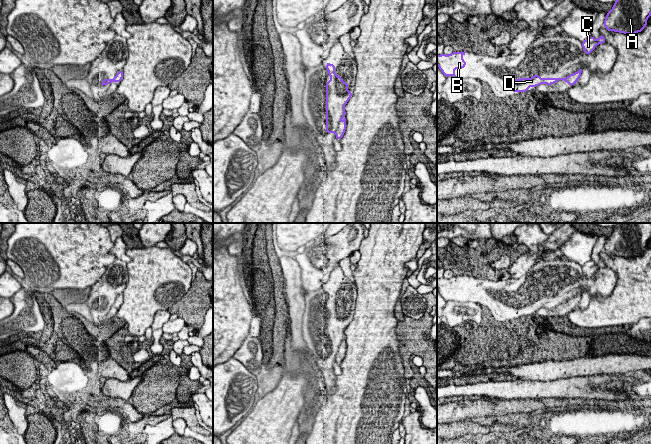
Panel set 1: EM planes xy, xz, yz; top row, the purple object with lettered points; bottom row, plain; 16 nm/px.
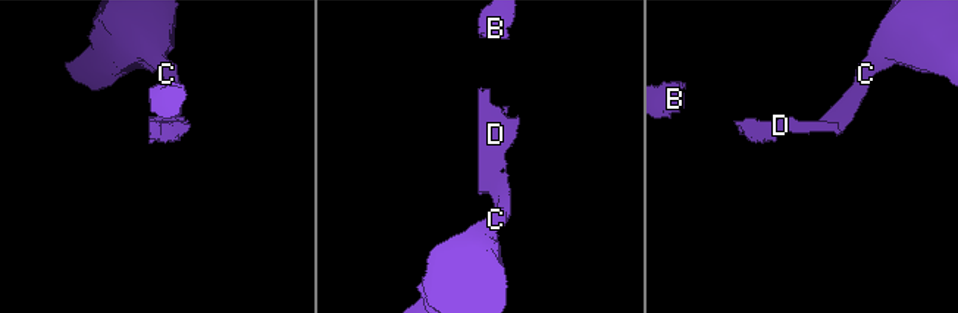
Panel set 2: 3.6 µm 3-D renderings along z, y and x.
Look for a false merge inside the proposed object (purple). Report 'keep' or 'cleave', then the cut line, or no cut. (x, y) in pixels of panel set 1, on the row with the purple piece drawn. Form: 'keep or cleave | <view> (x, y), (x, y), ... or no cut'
cleave | xz (339, 123), (335, 132)

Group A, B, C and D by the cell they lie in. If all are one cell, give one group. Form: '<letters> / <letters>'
A C / B D

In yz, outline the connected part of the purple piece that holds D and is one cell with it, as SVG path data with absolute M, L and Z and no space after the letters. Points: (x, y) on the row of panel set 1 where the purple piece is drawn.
M533 75L531 78L520 78L512 80L512 92L528 92L529 87L537 87L540 84L552 85L563 78L541 78L539 75Z

